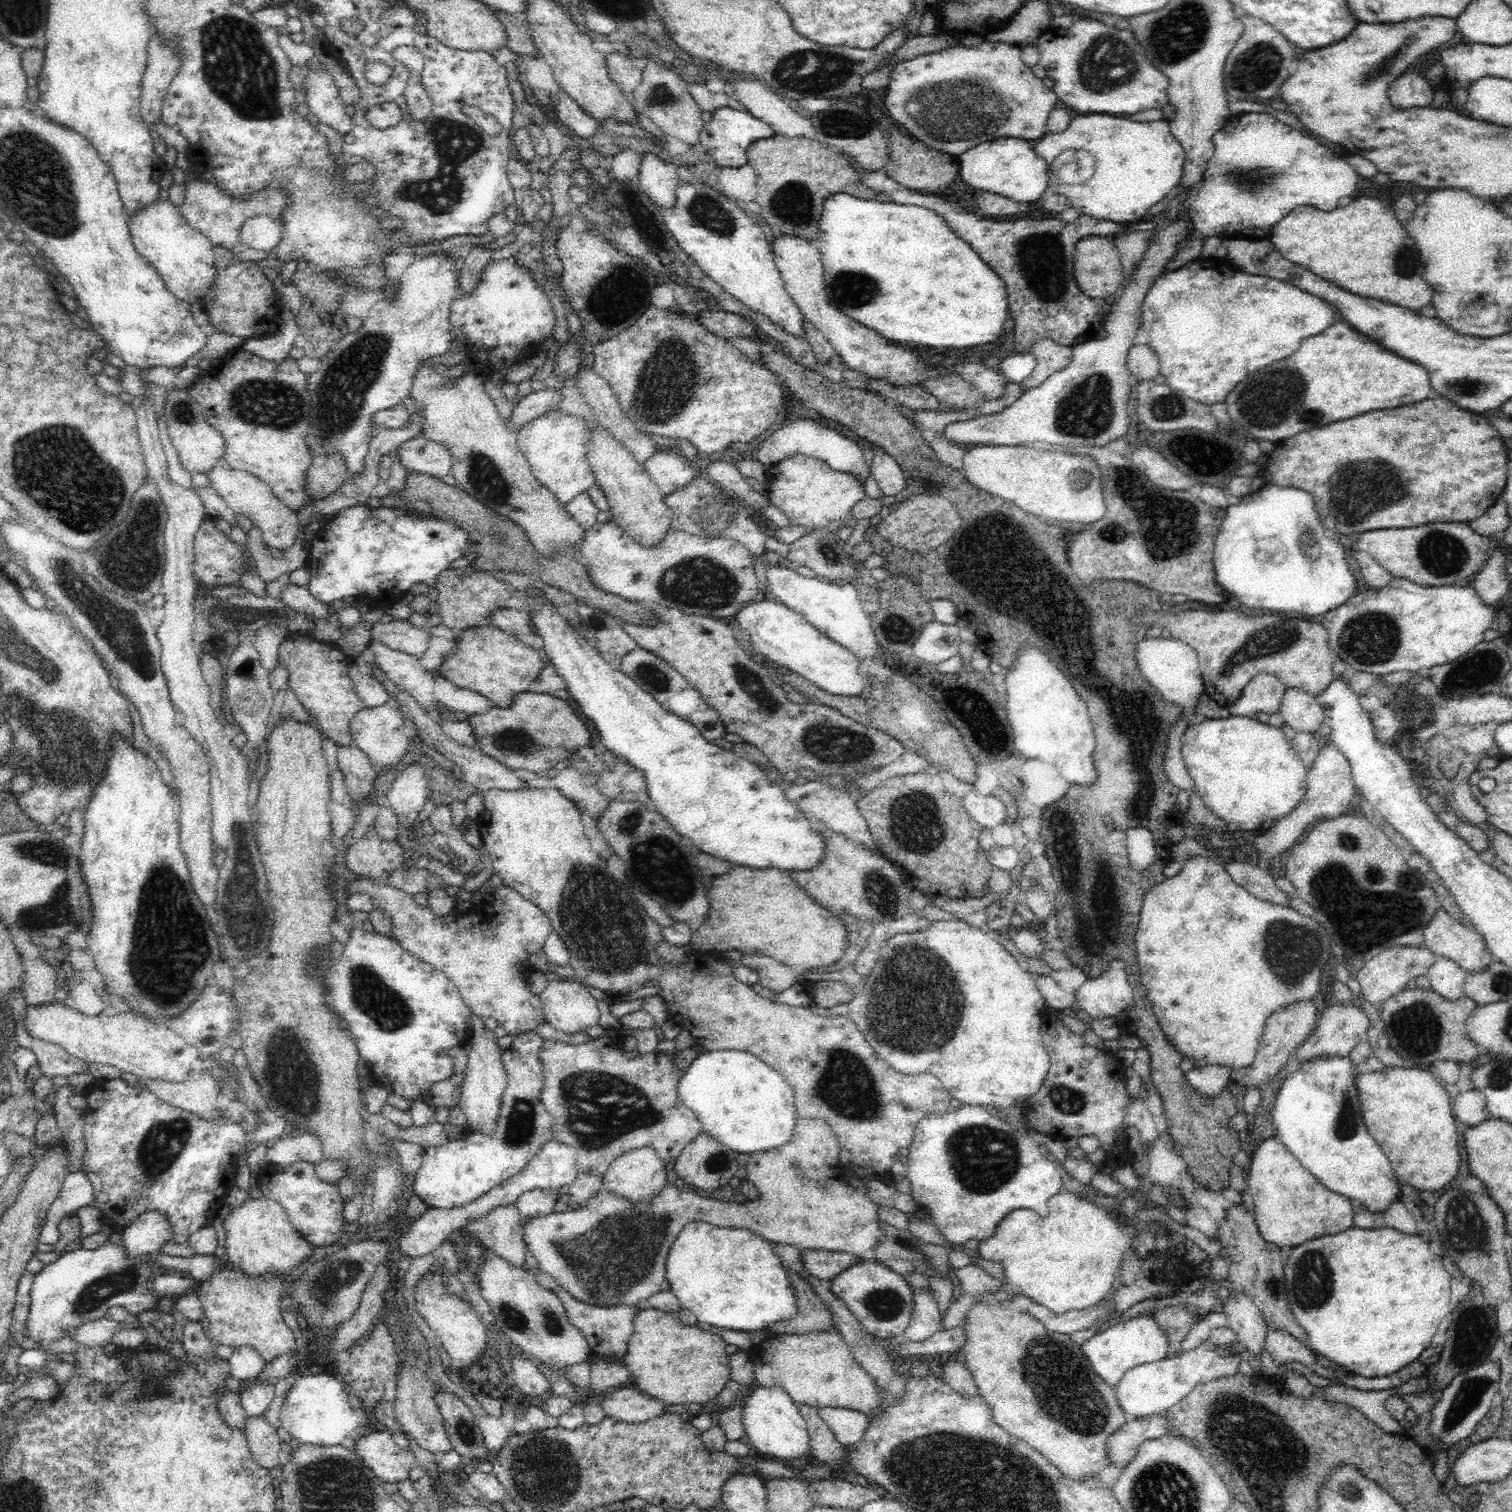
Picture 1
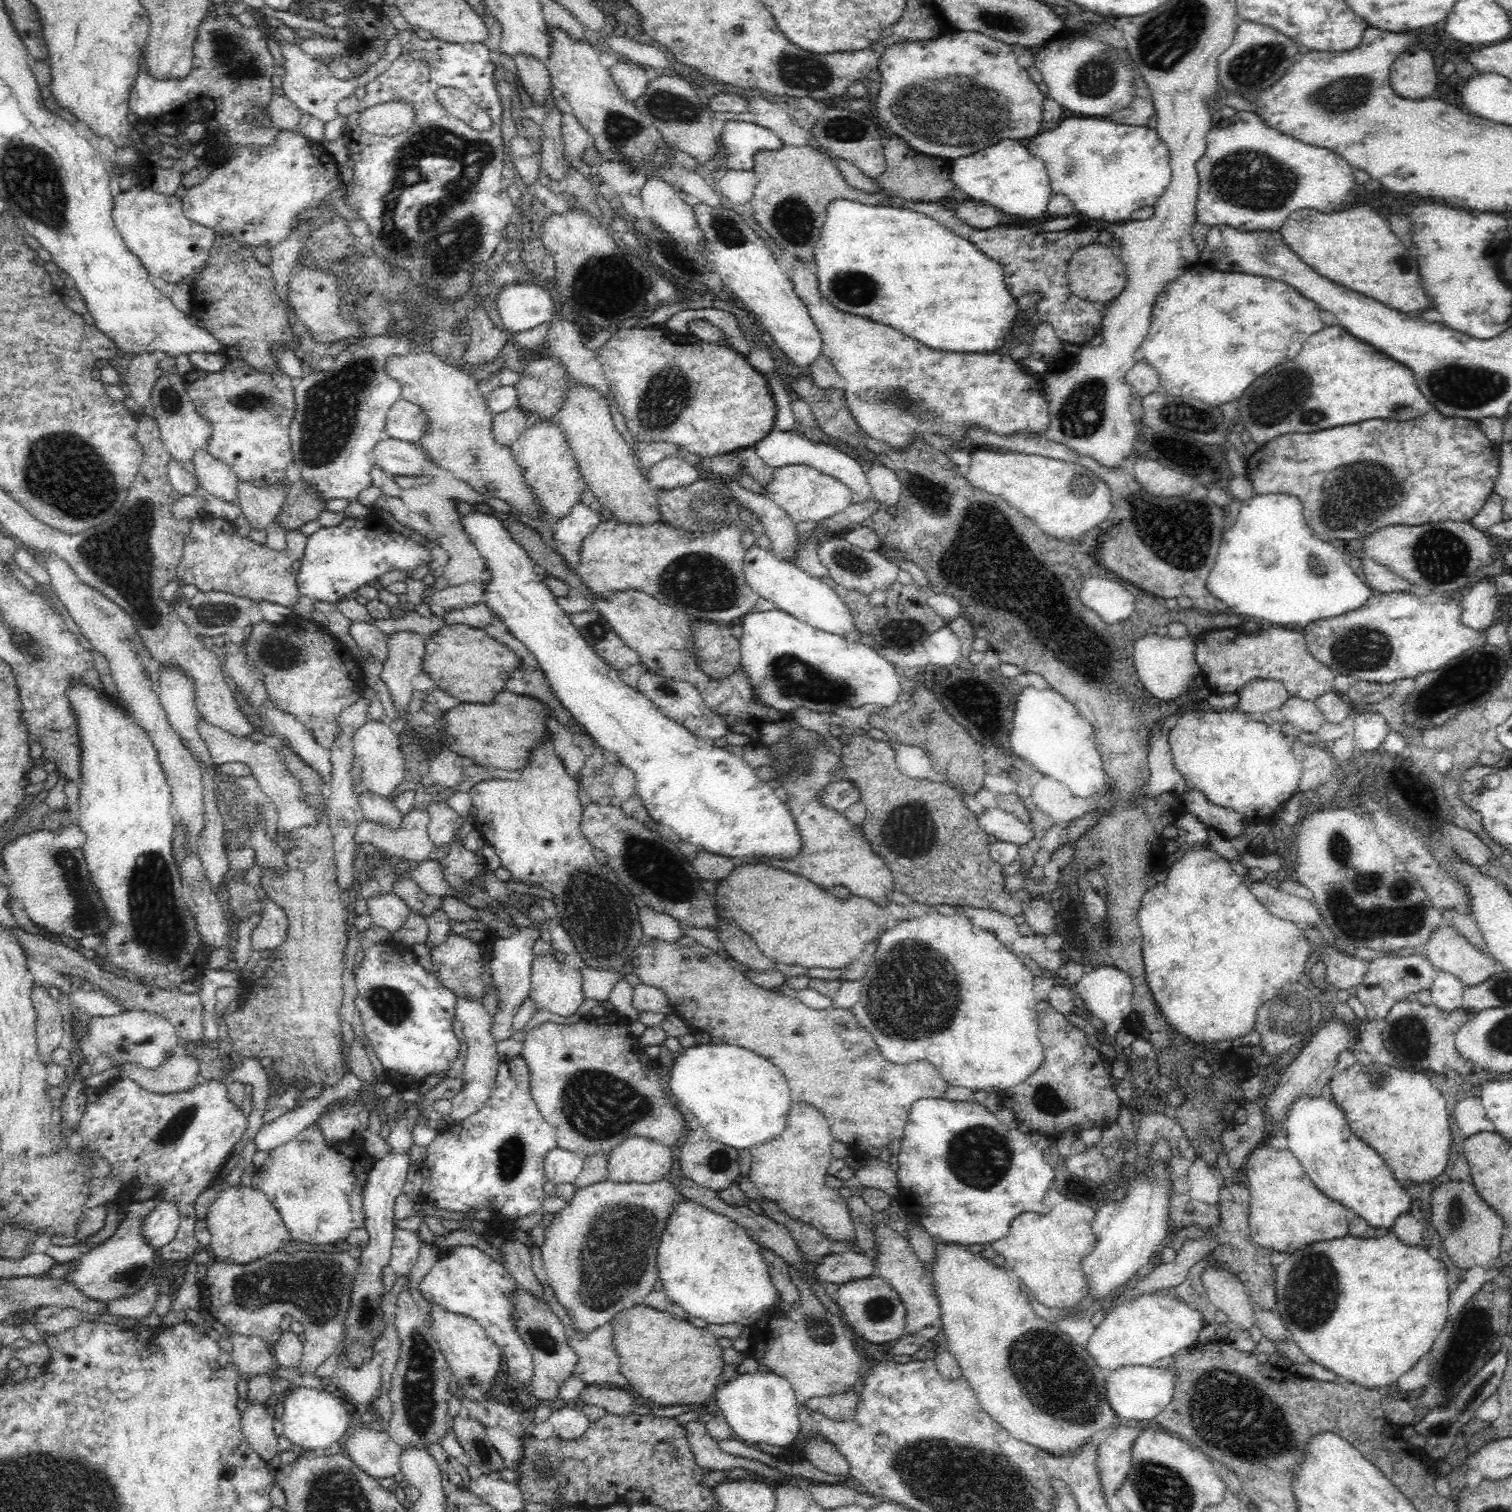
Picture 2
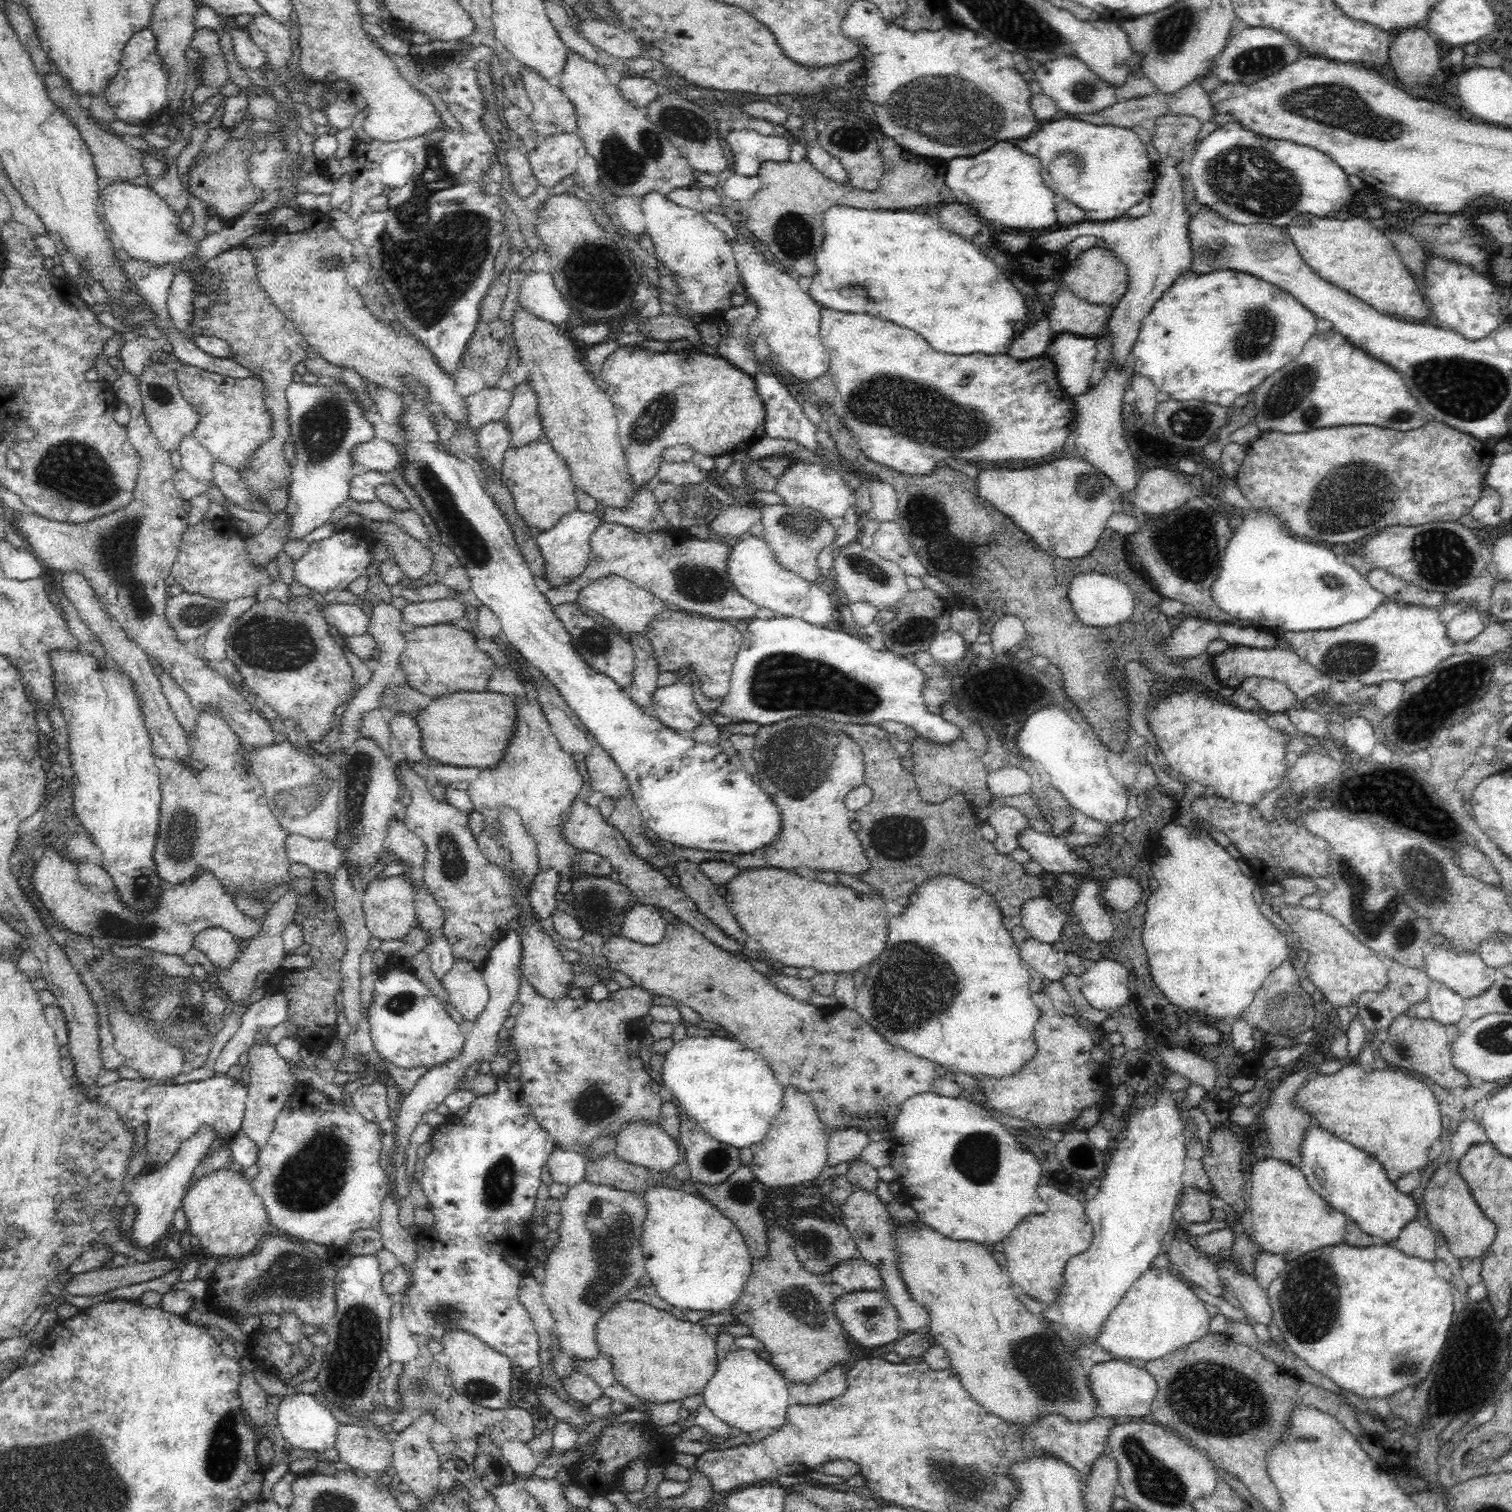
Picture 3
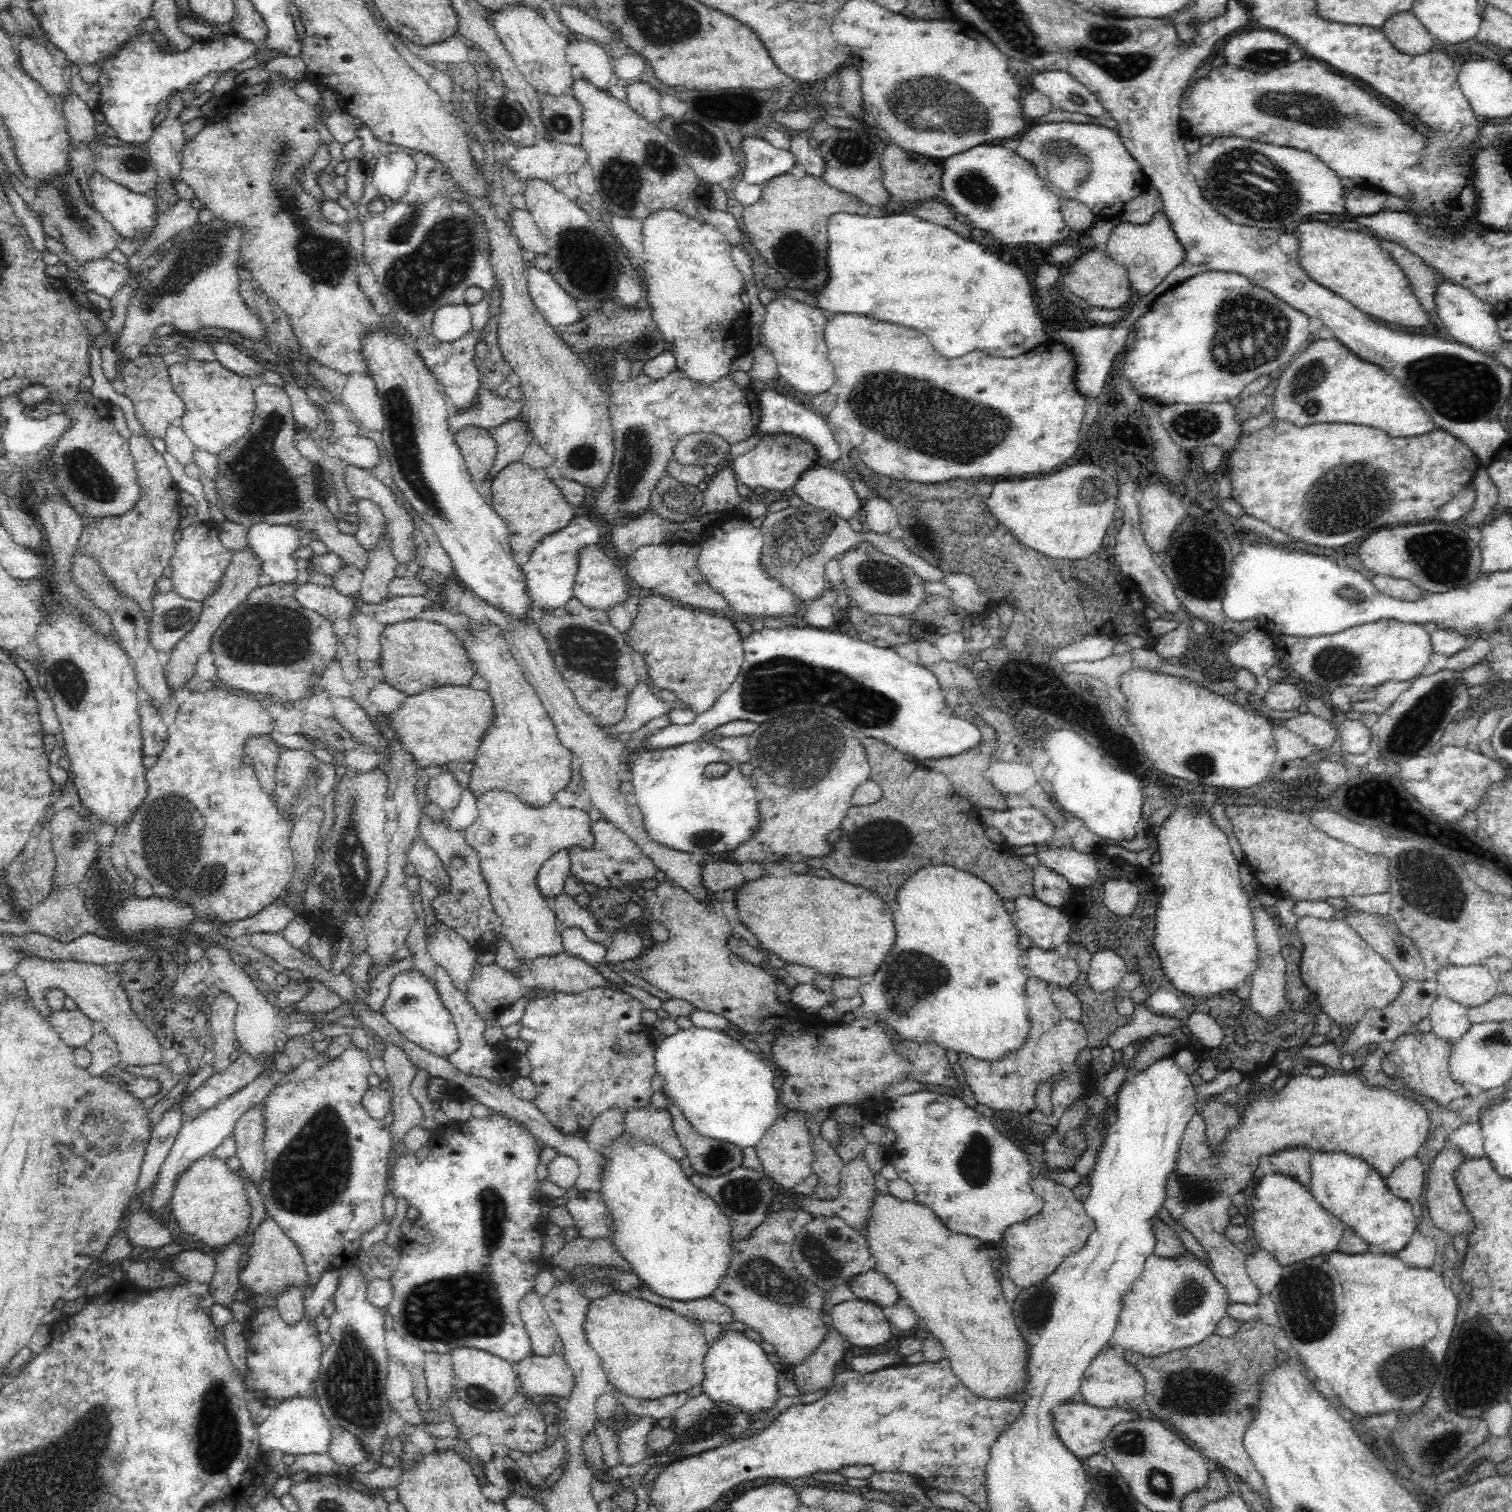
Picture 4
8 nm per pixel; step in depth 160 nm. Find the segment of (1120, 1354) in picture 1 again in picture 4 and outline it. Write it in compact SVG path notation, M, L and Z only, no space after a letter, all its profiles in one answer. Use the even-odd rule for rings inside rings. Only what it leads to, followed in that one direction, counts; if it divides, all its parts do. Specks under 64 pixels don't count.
M1190 1251L1183 1257L1164 1258L1156 1254L1150 1255L1141 1275L1134 1281L1132 1288L1121 1302L1115 1331L1106 1346L1147 1357L1159 1357L1171 1350L1200 1344L1214 1332L1220 1319L1226 1315L1228 1305L1226 1289L1216 1280L1214 1273Z

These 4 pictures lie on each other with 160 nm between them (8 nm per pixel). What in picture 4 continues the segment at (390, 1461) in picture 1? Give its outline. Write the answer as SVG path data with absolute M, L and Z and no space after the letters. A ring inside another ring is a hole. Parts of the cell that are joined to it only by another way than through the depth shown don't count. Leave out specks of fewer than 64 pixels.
M333 1425L331 1436L327 1453L334 1462L349 1468L368 1461L364 1445L351 1432Z

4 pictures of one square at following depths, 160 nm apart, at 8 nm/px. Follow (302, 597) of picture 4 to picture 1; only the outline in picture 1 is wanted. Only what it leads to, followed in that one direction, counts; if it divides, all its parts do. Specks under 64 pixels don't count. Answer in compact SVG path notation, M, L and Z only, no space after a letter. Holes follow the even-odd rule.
M371 641L369 650L373 652L379 667L389 676L389 679L416 700L419 707L436 717L440 712L433 693L435 685L434 671L426 669L418 661L418 657L388 647L376 641Z

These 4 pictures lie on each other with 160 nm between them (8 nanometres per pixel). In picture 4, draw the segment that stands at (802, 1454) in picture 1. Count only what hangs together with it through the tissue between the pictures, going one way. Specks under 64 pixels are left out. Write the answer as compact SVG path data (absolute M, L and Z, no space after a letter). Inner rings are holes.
M724 1330L724 1336L716 1344L709 1345L703 1360L706 1372L706 1378L702 1382L704 1394L713 1404L727 1404L749 1418L774 1408L781 1396L778 1381L783 1370L770 1363L766 1356L767 1353L758 1345L755 1336Z

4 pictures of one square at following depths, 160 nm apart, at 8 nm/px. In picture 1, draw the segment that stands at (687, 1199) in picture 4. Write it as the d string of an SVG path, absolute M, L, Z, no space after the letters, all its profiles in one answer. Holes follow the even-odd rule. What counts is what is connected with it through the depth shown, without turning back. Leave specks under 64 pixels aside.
M692 1221L684 1226L666 1261L670 1290L678 1297L681 1306L696 1316L698 1324L708 1323L748 1333L768 1330L772 1325L790 1321L797 1315L799 1305L787 1272L770 1241L746 1229L717 1227L704 1221Z

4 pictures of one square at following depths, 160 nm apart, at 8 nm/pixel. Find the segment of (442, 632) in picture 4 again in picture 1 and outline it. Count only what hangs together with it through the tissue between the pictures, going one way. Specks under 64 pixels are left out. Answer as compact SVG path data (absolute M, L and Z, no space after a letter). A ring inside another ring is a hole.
M492 624L458 633L453 647L452 653L446 653L437 672L458 688L479 692L500 708L511 707L518 694L533 690L540 671L548 664L548 659L539 651Z

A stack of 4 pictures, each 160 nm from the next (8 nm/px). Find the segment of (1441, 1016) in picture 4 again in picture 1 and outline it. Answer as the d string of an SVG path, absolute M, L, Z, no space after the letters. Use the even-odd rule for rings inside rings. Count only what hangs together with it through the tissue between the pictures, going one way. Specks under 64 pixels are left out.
M1444 956L1436 957L1435 964L1426 974L1431 988L1447 1000L1456 1000L1464 995L1467 973L1458 964Z

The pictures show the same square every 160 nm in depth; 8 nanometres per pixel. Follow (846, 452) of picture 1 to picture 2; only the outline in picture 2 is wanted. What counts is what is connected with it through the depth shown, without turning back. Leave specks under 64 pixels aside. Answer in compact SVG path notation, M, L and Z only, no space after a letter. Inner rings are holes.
M774 429L771 434L768 434L766 438L760 440L755 446L756 455L774 470L787 465L807 465L827 474L827 476L840 480L845 486L848 486L853 495L852 503L856 504L872 498L867 473L864 472L861 464L829 444L814 442L806 438L804 434L796 431Z

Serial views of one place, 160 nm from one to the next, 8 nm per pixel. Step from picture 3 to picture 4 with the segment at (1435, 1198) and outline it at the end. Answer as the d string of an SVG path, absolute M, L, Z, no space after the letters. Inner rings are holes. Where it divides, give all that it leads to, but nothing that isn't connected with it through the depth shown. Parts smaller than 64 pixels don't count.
M1446 1142L1445 1147L1435 1155L1426 1173L1428 1188L1426 1188L1425 1195L1425 1215L1429 1217L1431 1224L1450 1234L1451 1238L1459 1234L1472 1236L1475 1232L1472 1215L1466 1208L1458 1185L1456 1185L1455 1172L1463 1159L1458 1147Z

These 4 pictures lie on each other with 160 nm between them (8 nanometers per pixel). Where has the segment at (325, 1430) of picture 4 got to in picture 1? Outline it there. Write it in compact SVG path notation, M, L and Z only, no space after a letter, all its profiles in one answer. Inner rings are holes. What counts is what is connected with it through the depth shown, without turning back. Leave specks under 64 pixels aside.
M335 1373L304 1374L300 1376L288 1390L280 1412L282 1428L287 1430L300 1445L332 1447L342 1442L364 1423L361 1410L350 1391Z

